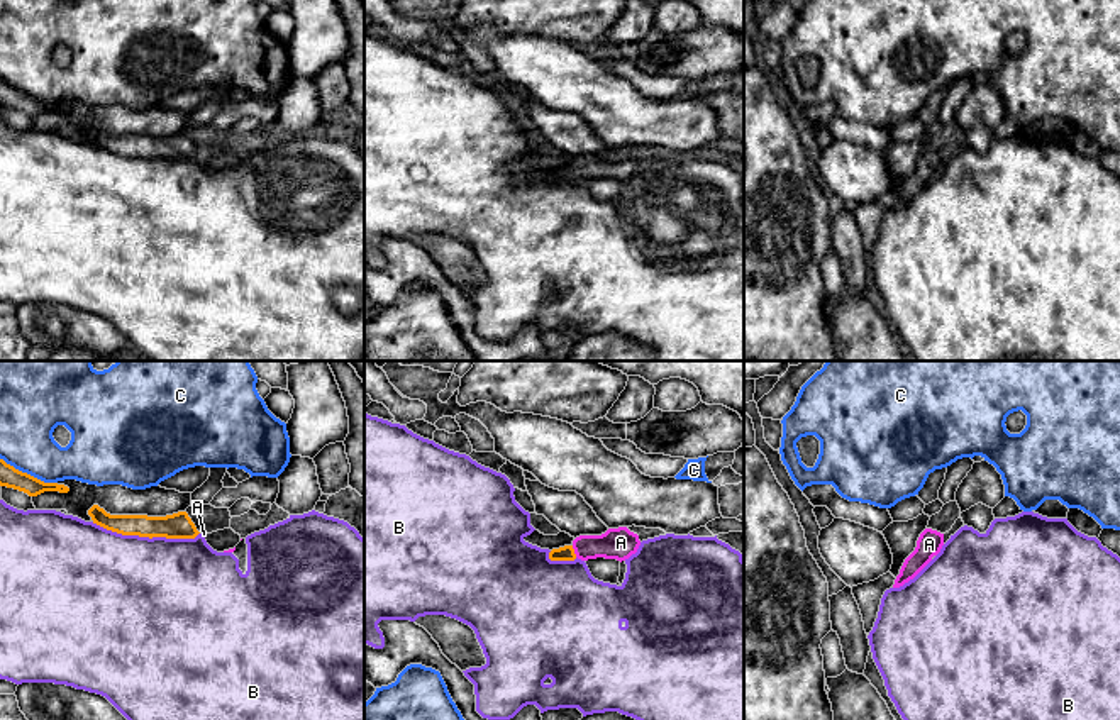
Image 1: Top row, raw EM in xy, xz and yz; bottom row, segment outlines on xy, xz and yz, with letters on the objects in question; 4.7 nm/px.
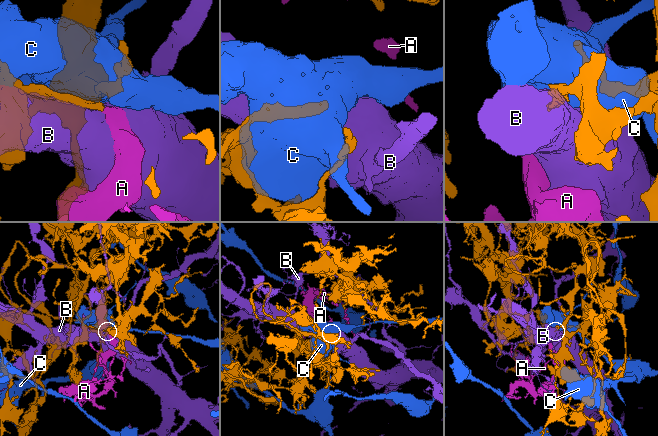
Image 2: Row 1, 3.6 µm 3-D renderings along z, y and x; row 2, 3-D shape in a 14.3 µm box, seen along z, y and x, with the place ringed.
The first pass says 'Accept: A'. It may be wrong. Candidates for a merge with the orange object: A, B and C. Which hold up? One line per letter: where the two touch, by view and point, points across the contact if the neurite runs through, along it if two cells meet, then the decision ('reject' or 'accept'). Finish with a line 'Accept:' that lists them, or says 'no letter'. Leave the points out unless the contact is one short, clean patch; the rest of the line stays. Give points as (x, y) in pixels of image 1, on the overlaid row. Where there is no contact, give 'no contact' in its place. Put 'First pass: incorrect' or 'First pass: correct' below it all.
A: xz (573, 551) | across xz (566, 553), (573, 551), (620, 542) | accept
B: xy (146, 536) | reject
C: xy (29, 475) | reject
Accept: A
First pass: correct

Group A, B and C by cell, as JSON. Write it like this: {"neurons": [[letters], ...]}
{"neurons": [["A"], ["B"], ["C"]]}

